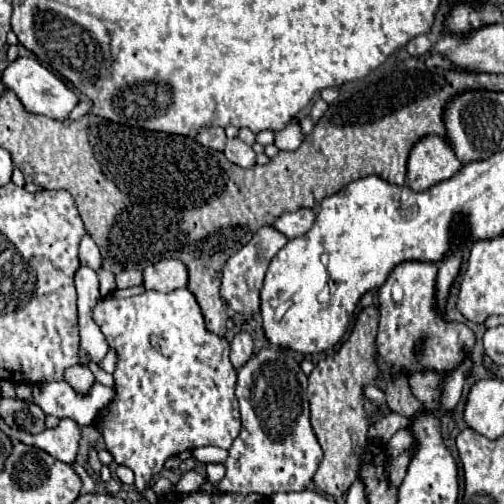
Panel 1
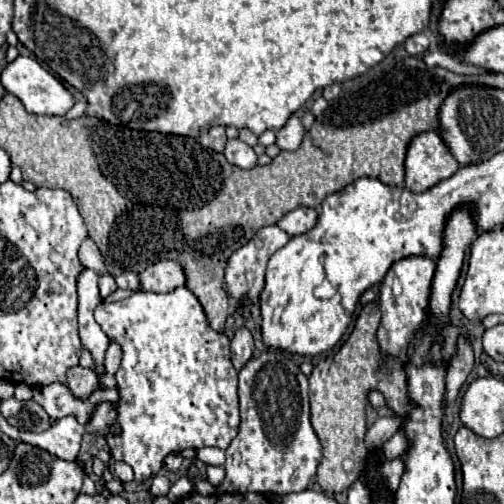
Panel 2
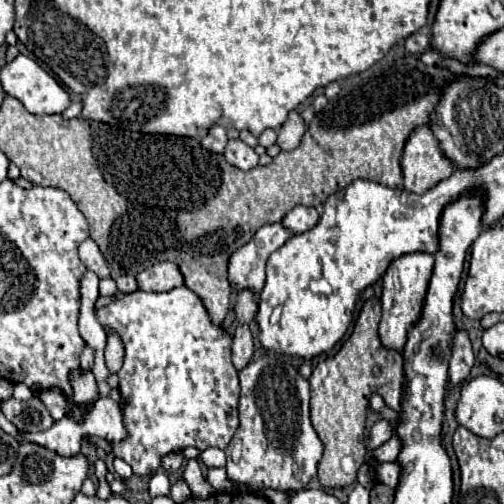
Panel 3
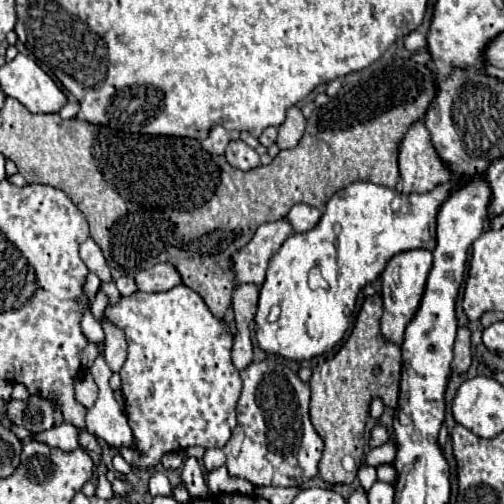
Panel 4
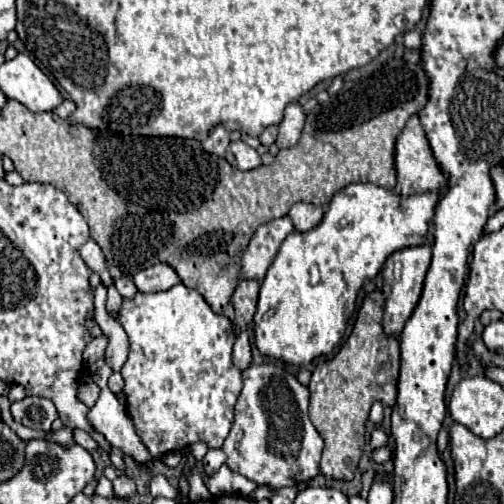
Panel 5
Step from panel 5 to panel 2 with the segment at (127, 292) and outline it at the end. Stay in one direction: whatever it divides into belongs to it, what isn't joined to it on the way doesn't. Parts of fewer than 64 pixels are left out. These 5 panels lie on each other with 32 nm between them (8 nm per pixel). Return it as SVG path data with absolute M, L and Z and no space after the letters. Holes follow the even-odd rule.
M122 272L120 276L116 276L116 284L118 284L118 288L136 290L136 288L140 288L140 274L138 272Z

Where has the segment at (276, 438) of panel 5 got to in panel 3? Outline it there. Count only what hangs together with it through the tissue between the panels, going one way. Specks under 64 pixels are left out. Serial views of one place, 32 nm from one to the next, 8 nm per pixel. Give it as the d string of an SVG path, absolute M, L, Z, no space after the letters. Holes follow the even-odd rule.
M266 352L258 360L248 362L244 370L240 370L240 426L236 436L226 446L226 468L228 480L238 486L248 486L250 492L262 490L282 490L282 492L300 492L306 484L316 476L316 466L322 458L322 442L310 424L310 386L308 380L298 372L292 364L292 358L286 354Z

